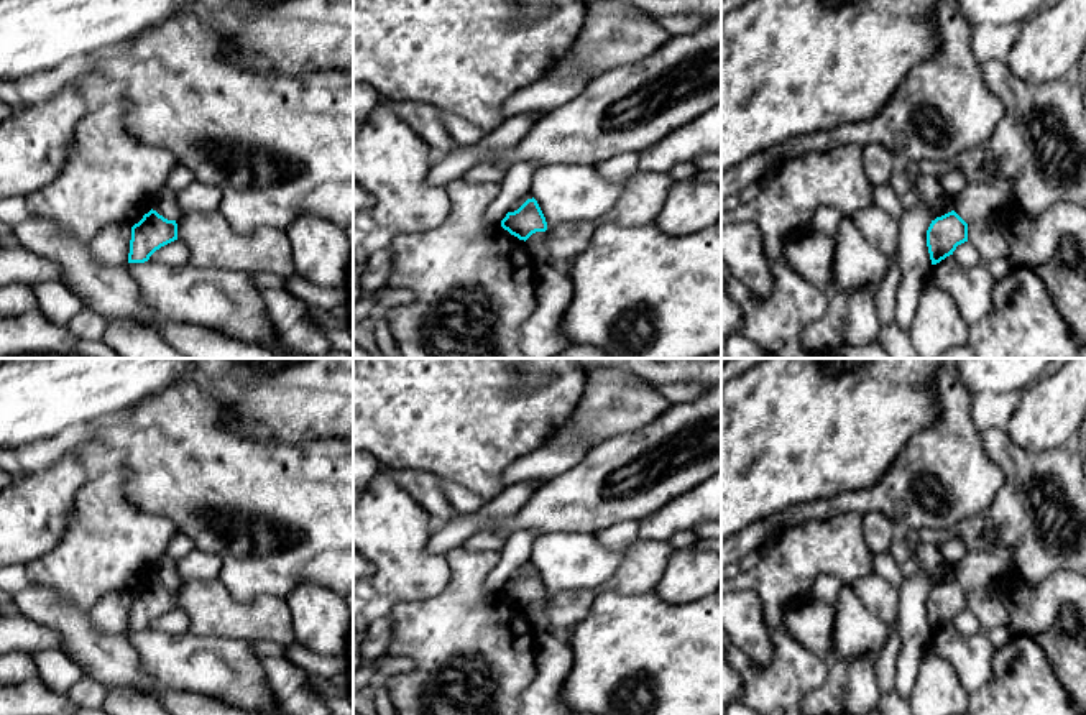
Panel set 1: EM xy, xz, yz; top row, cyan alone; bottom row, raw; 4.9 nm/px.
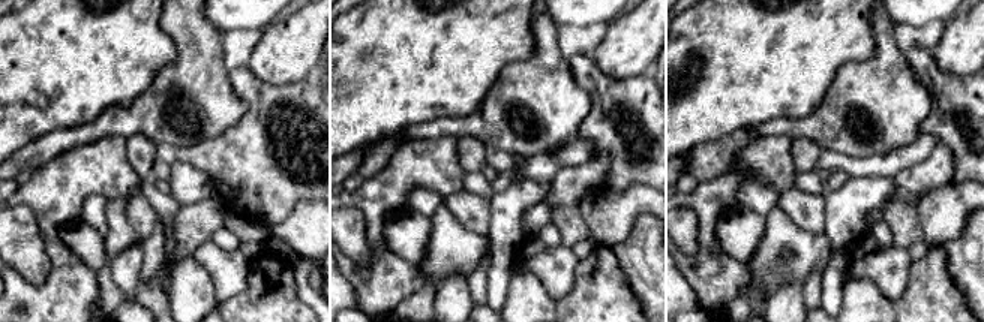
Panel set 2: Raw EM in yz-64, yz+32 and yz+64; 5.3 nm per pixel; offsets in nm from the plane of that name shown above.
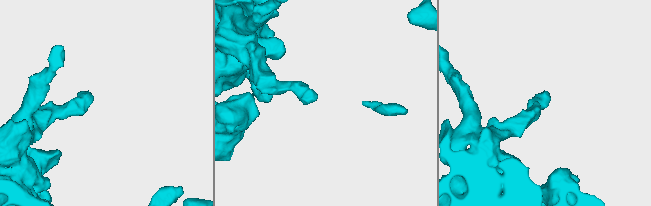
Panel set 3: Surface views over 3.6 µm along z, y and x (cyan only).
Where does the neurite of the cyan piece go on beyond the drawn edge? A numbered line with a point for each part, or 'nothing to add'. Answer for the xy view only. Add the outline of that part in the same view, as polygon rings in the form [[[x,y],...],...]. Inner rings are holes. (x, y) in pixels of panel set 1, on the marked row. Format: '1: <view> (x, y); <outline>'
nothing to add

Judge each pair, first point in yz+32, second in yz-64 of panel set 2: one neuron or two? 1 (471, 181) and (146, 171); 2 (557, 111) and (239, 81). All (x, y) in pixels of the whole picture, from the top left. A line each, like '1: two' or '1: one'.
1: two
2: two

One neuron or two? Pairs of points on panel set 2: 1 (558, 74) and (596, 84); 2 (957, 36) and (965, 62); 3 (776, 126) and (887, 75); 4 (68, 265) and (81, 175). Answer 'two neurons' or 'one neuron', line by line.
1: two neurons
2: one neuron
3: one neuron
4: one neuron

